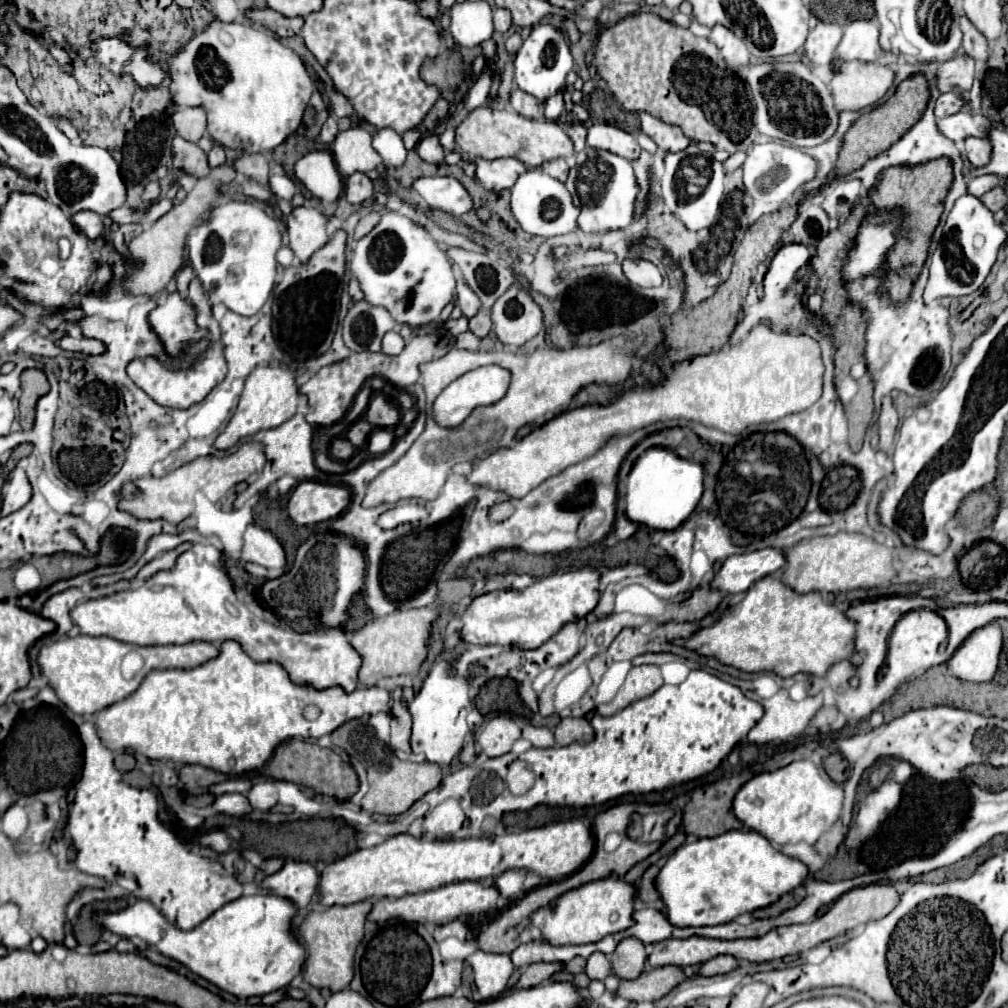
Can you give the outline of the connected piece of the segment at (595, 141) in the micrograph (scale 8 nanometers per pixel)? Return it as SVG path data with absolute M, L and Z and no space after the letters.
M596 122L588 128L586 144L592 148L602 148L618 156L624 156L626 160L634 160L640 154L640 146L632 134L606 122Z

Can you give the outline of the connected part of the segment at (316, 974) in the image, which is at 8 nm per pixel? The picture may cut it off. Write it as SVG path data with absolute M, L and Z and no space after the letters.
M362 900L348 906L330 906L324 912L310 912L302 926L298 928L298 938L306 946L306 972L304 980L314 988L328 988L330 992L340 992L348 988L354 978L354 952L364 938L366 916L370 914L372 900Z

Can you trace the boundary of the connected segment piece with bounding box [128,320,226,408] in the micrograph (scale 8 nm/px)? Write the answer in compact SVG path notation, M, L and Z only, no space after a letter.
M212 320L208 324L210 330L210 340L212 340L212 348L204 354L204 358L188 370L178 370L172 372L168 368L164 368L162 362L158 362L156 358L142 358L142 360L132 360L128 364L128 376L134 380L134 384L138 384L154 402L158 402L160 406L168 406L168 408L190 408L192 404L198 404L206 398L206 394L224 380L226 376L226 360L222 356L222 346L220 346L220 332L218 332L218 324Z

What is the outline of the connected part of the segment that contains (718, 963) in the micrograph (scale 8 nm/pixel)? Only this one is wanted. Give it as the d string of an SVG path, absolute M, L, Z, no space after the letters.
M716 956L708 962L704 962L700 968L698 968L698 976L716 976L716 974L726 974L726 972L732 972L734 968L738 966L736 958L734 956Z

